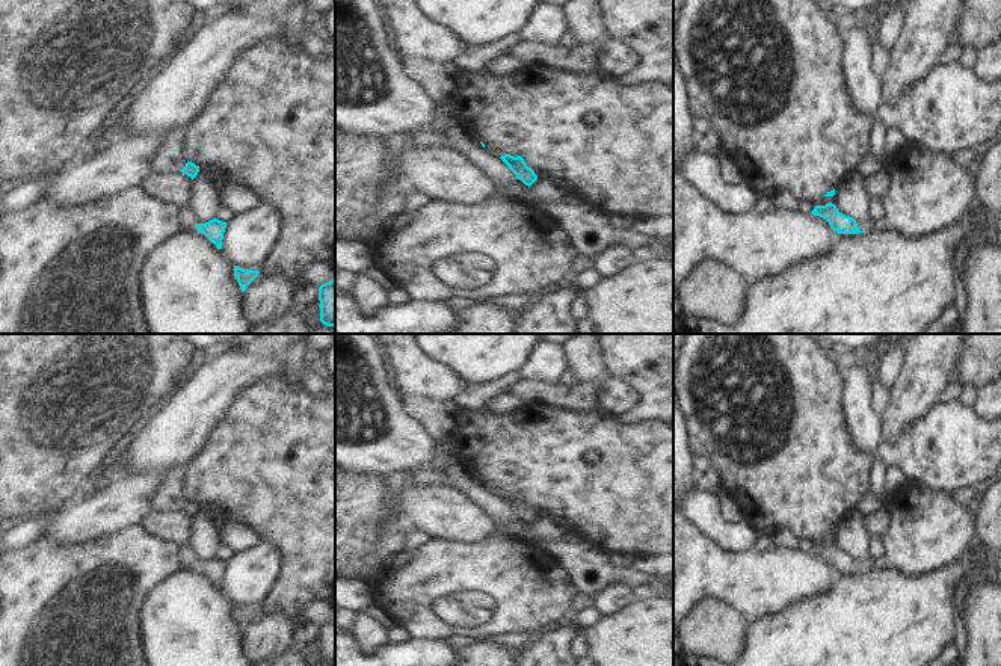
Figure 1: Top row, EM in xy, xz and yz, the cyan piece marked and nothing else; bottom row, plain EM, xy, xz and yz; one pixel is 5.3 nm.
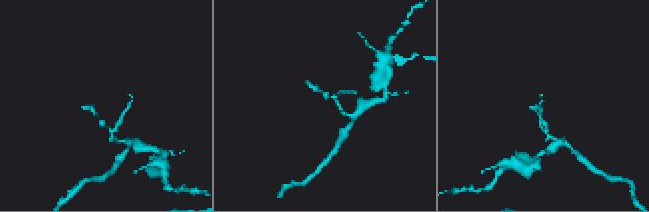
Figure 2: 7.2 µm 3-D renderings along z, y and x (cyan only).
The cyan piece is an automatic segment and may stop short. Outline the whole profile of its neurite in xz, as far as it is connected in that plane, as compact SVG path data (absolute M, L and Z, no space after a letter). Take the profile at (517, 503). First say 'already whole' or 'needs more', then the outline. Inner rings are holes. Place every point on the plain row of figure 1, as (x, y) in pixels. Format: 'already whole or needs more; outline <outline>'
already whole; outline M504 492L500 497L525 524L530 526L537 518L537 513L534 512L534 509L527 504L527 501L524 500L521 494L513 495L510 492Z

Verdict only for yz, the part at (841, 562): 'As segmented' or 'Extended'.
As segmented.

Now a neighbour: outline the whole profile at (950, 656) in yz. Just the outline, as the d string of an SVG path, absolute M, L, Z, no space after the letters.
M957 642L948 643L941 655L941 660L947 664L947 666L957 666L959 660L960 660L960 649L957 646Z

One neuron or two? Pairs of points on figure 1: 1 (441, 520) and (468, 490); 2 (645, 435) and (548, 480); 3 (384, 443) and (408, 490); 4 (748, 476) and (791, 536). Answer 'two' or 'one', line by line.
1: two
2: one
3: two
4: two

